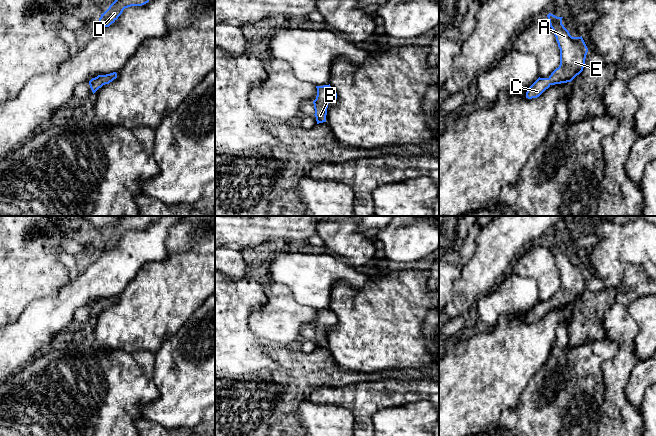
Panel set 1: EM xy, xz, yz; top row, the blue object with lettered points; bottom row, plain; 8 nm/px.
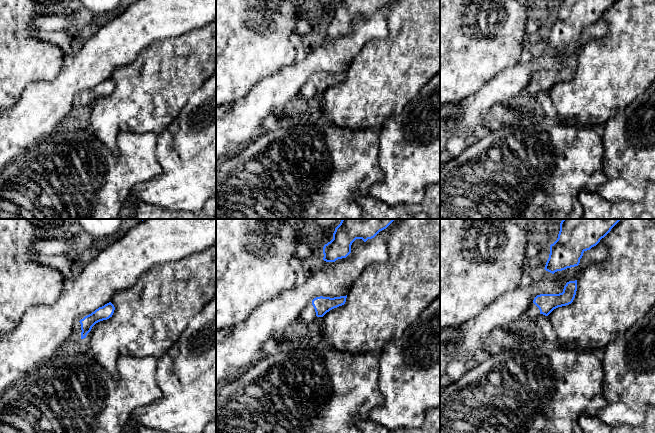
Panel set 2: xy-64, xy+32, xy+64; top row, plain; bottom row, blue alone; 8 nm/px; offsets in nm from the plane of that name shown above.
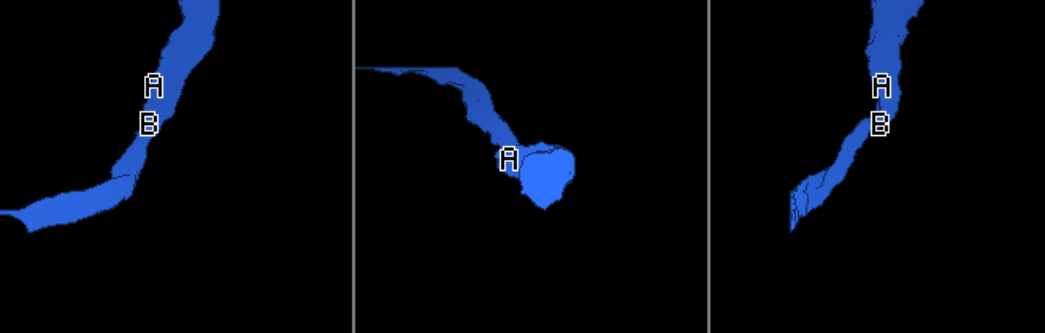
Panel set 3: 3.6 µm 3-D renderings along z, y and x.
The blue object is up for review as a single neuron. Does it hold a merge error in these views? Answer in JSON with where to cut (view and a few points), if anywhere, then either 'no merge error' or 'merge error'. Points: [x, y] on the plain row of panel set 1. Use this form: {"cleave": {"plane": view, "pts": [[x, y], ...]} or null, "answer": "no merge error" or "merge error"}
{"cleave": null, "answer": "no merge error"}

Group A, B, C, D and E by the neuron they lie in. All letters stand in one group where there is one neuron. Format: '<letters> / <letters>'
A B C D E

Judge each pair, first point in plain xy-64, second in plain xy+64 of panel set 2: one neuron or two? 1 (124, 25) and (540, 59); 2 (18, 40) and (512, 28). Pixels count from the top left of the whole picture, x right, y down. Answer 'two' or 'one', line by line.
1: one
2: one

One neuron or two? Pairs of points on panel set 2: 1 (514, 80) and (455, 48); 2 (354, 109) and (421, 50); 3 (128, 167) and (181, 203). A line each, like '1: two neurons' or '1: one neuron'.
1: two neurons
2: one neuron
3: two neurons

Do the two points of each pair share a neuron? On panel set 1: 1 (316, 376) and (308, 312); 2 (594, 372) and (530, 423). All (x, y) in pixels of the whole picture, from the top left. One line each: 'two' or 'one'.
1: two
2: one

